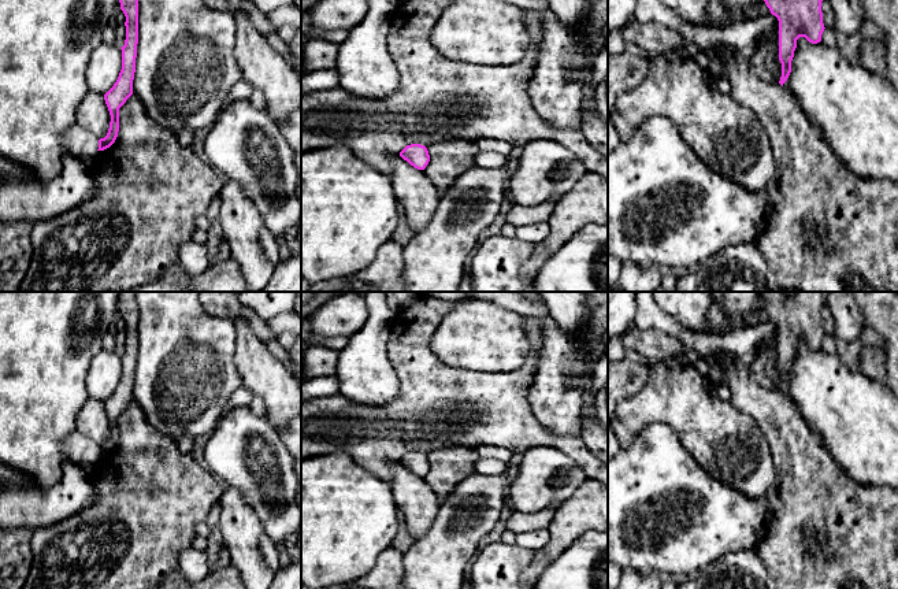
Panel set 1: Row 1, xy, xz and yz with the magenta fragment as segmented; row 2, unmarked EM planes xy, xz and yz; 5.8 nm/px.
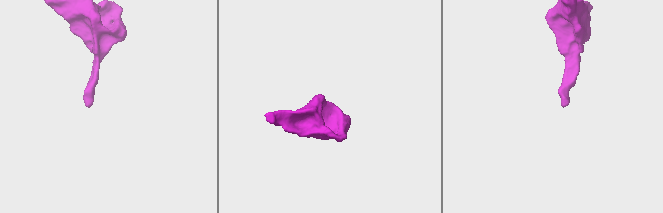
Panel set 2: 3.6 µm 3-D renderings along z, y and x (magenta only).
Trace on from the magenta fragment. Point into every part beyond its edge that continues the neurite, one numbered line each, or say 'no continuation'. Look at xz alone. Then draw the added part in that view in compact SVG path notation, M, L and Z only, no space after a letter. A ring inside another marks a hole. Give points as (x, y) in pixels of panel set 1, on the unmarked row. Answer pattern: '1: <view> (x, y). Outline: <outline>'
no continuation

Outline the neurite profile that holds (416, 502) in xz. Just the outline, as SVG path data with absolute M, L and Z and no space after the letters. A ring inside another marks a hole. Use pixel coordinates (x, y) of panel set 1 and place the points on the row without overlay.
M390 462L393 500L402 514L407 530L416 541L431 527L439 500L423 477L418 477L400 462Z

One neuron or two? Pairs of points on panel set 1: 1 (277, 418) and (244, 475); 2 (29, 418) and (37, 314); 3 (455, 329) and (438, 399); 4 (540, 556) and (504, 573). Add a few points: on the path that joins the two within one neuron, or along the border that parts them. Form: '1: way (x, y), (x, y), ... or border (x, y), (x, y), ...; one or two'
1: border (264, 418), (277, 432); two
2: way (30, 392), (30, 340); one
3: border (431, 336), (431, 352), (440, 360), (478, 371); two
4: border (535, 551), (522, 574); two

